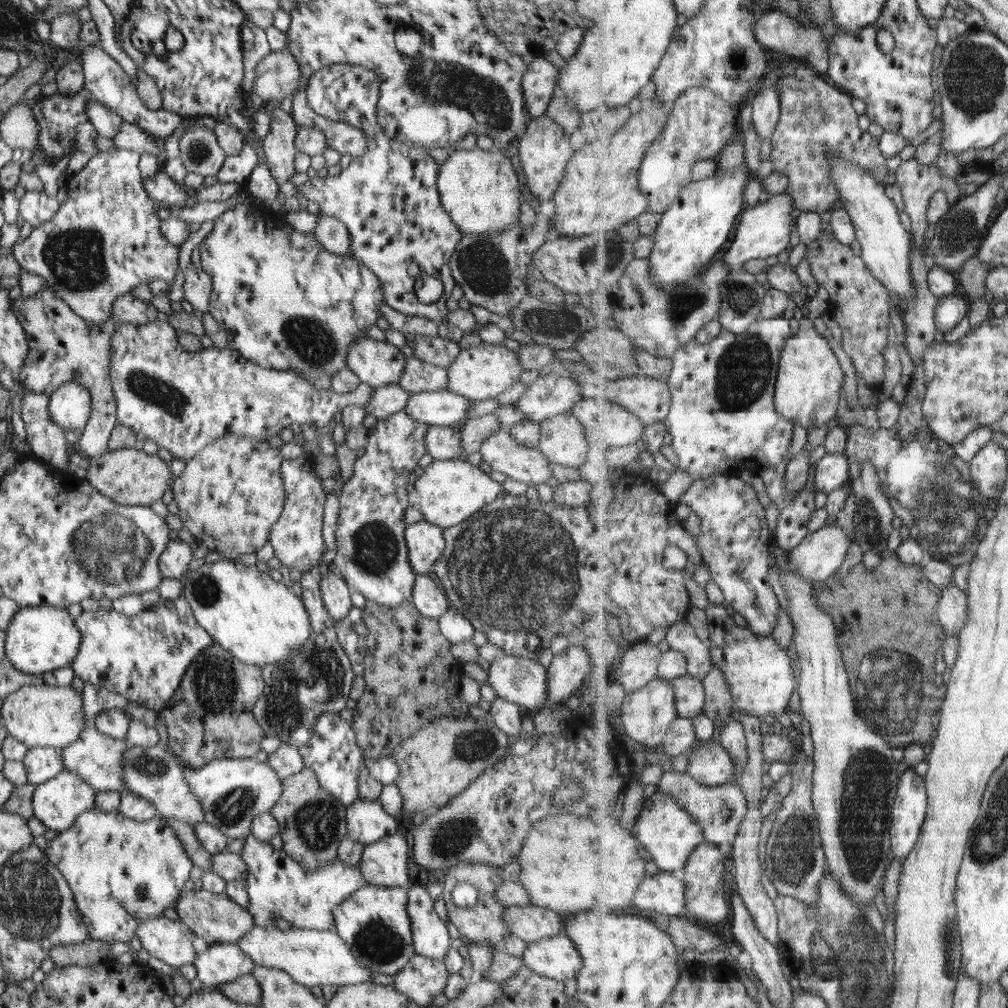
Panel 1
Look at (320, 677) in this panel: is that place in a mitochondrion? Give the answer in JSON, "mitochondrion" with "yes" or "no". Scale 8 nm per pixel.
{"mitochondrion":"yes"}

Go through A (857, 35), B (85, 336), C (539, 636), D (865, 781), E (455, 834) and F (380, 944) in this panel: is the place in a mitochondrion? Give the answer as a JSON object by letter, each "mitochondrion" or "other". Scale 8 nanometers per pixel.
{"A":"other","B":"other","C":"mitochondrion","D":"mitochondrion","E":"mitochondrion","F":"mitochondrion"}

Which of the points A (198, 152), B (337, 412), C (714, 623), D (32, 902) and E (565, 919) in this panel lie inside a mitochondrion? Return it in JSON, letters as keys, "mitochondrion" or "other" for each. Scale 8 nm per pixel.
{"A":"mitochondrion","B":"other","C":"other","D":"mitochondrion","E":"other"}

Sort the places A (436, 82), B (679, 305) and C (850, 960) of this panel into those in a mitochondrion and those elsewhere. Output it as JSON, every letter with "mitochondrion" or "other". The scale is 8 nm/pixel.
{"A":"mitochondrion","B":"mitochondrion","C":"mitochondrion"}

